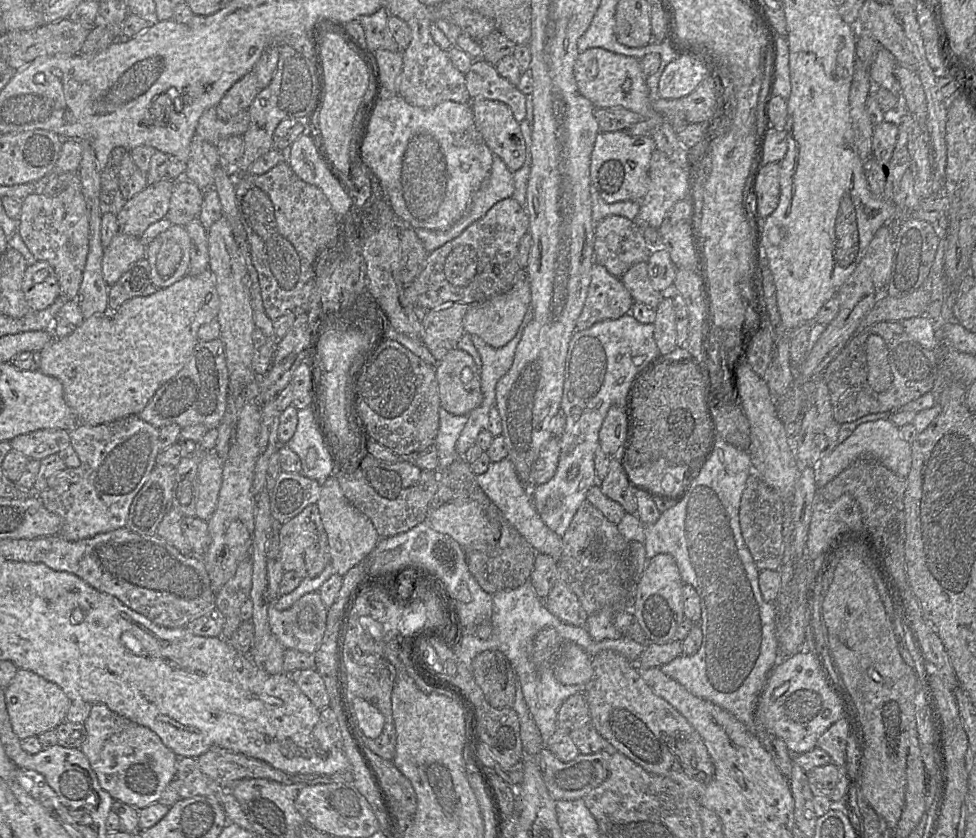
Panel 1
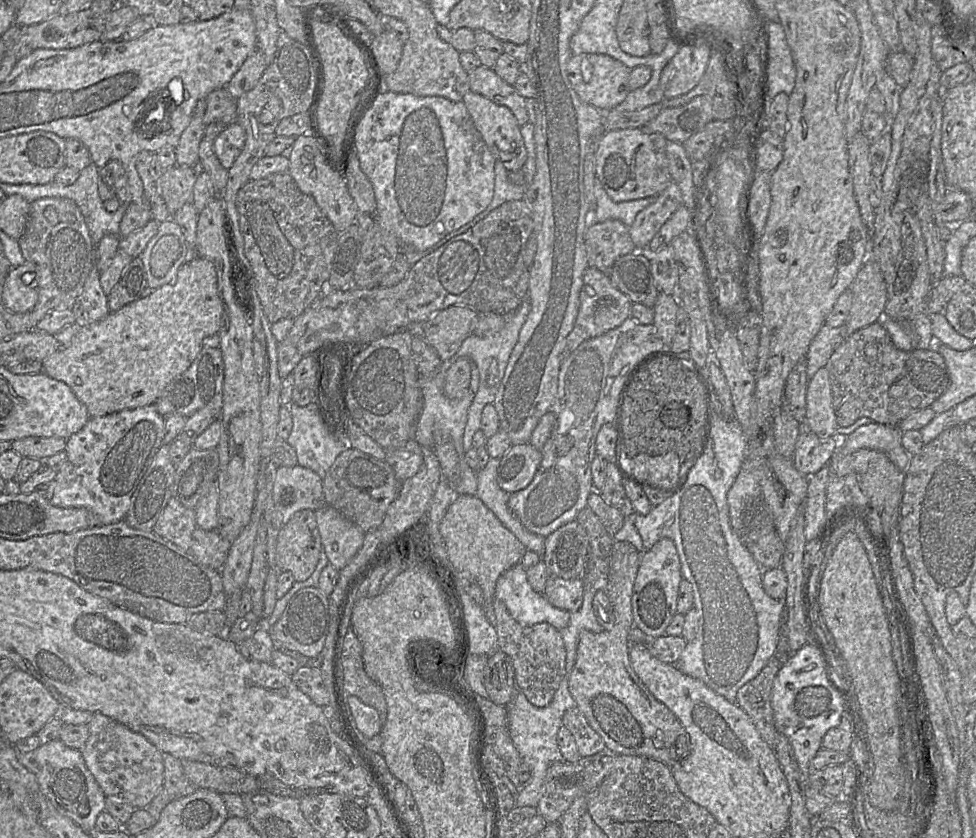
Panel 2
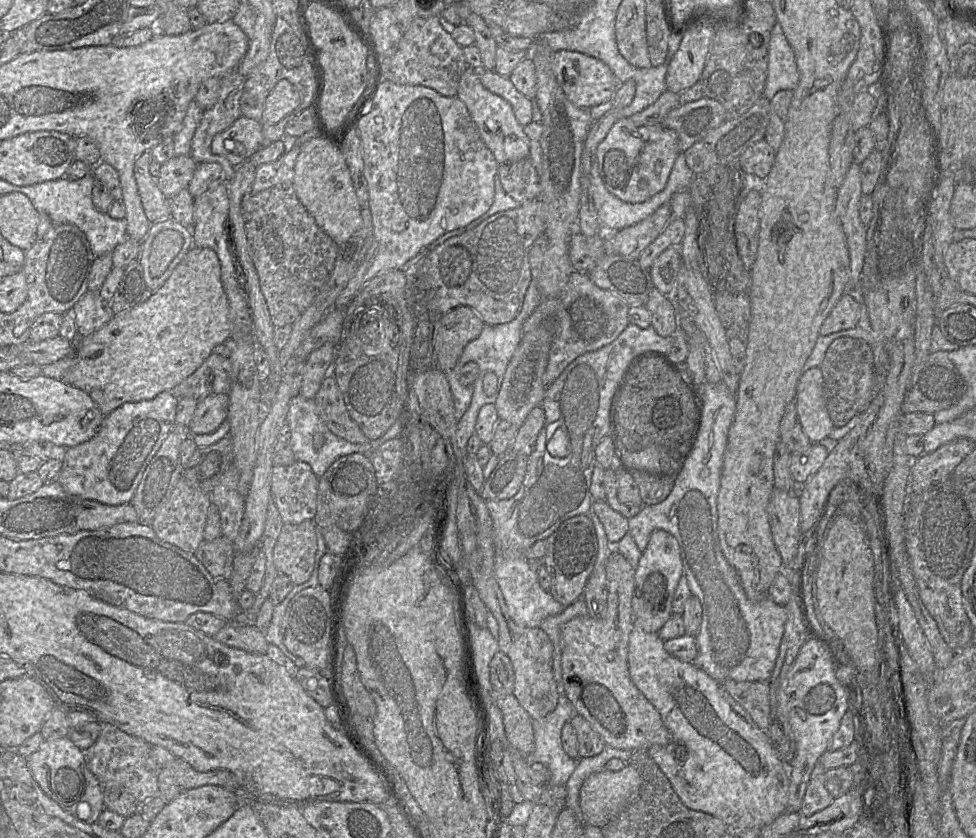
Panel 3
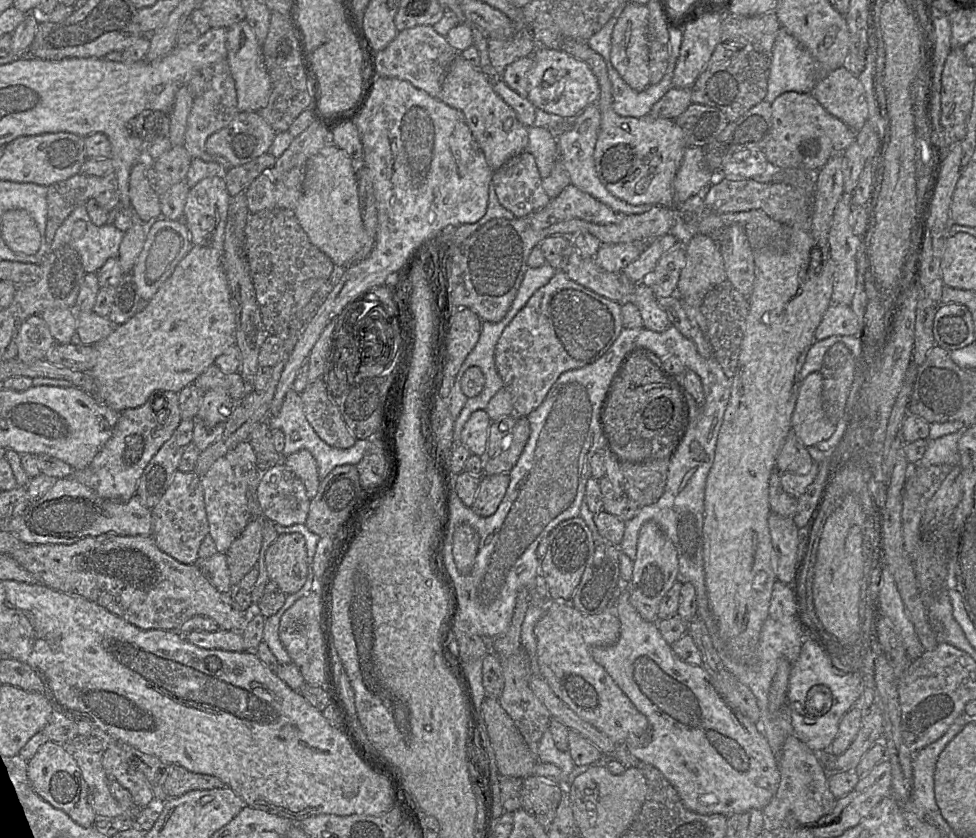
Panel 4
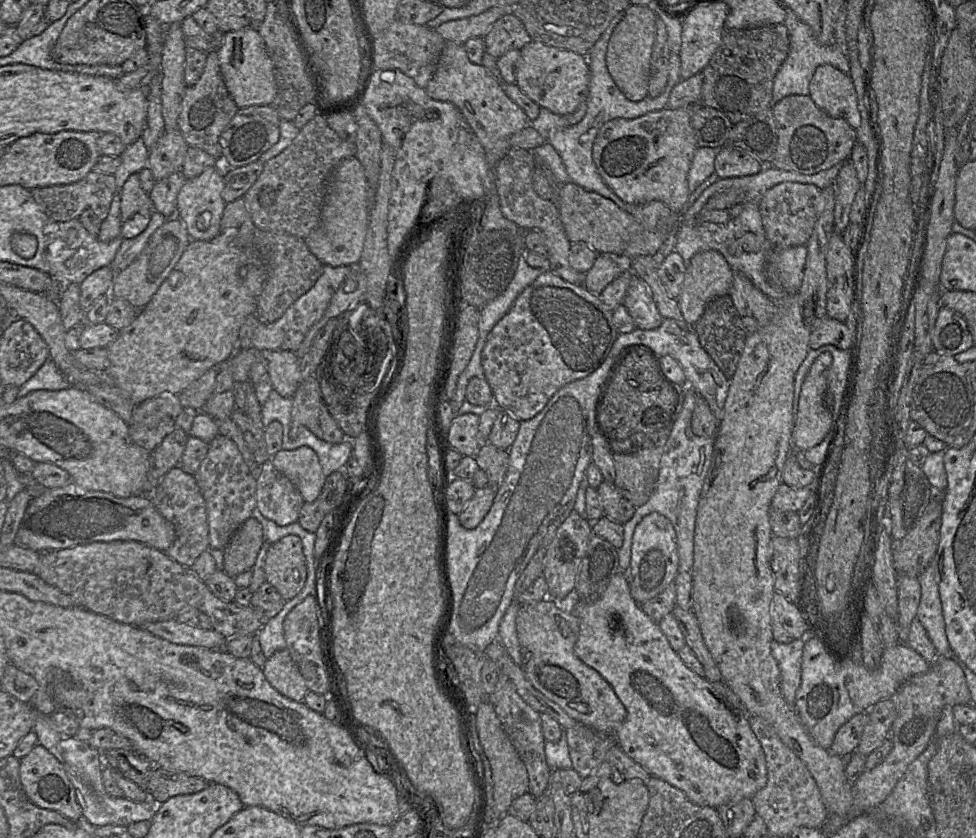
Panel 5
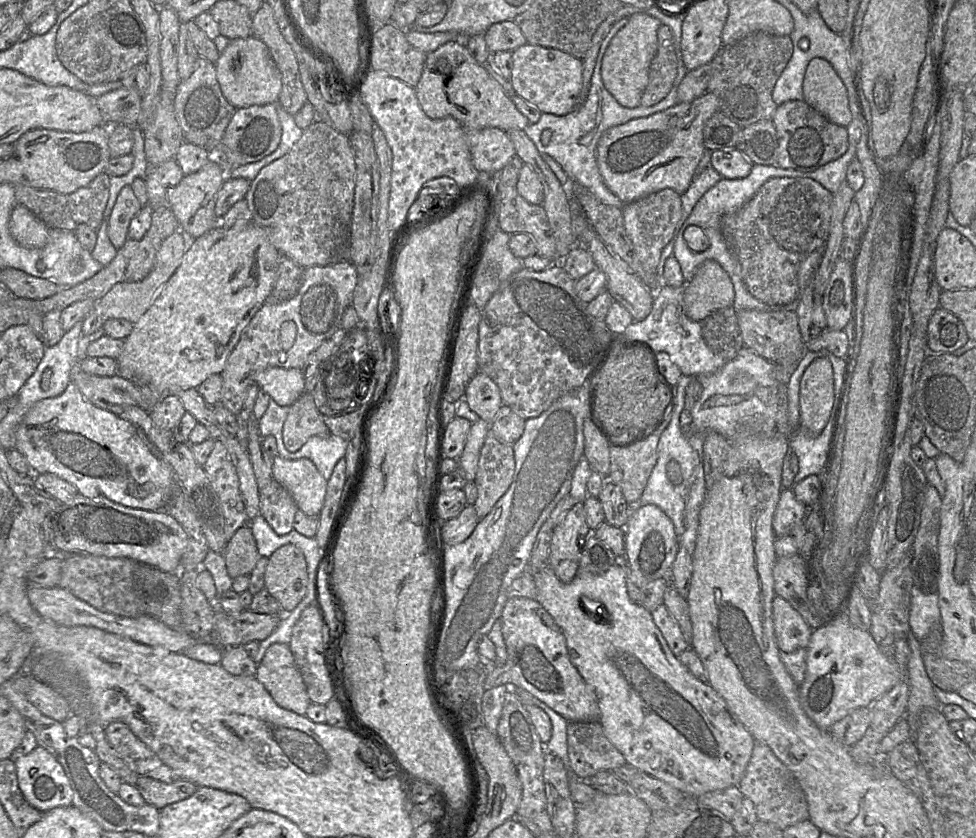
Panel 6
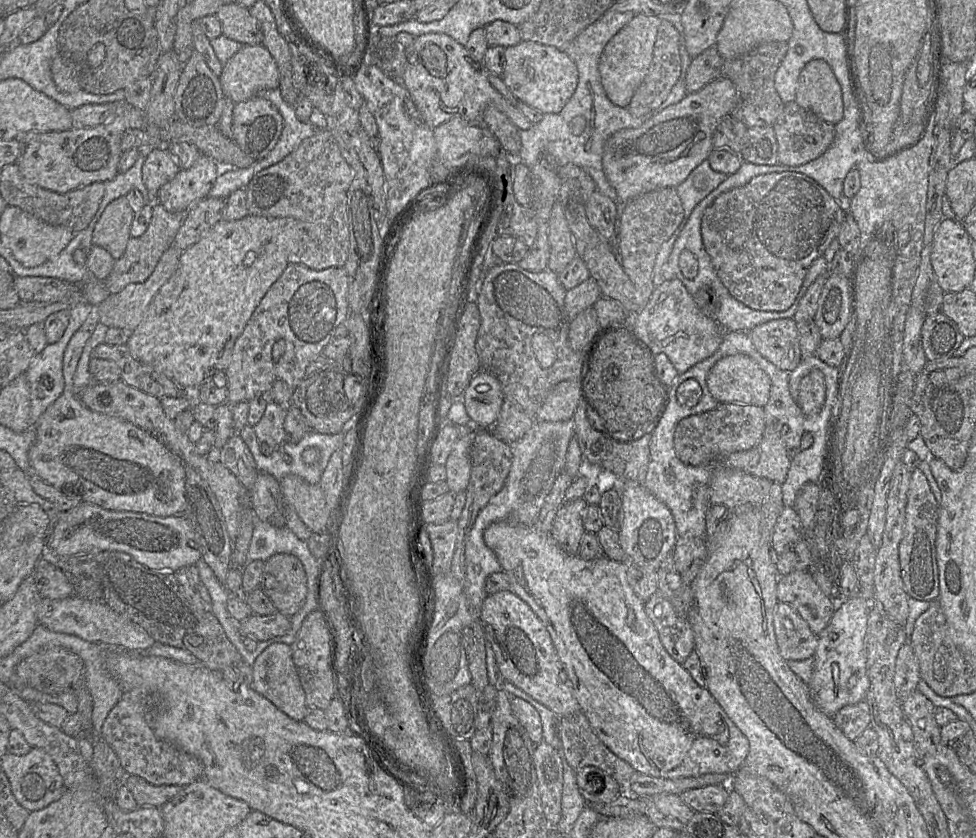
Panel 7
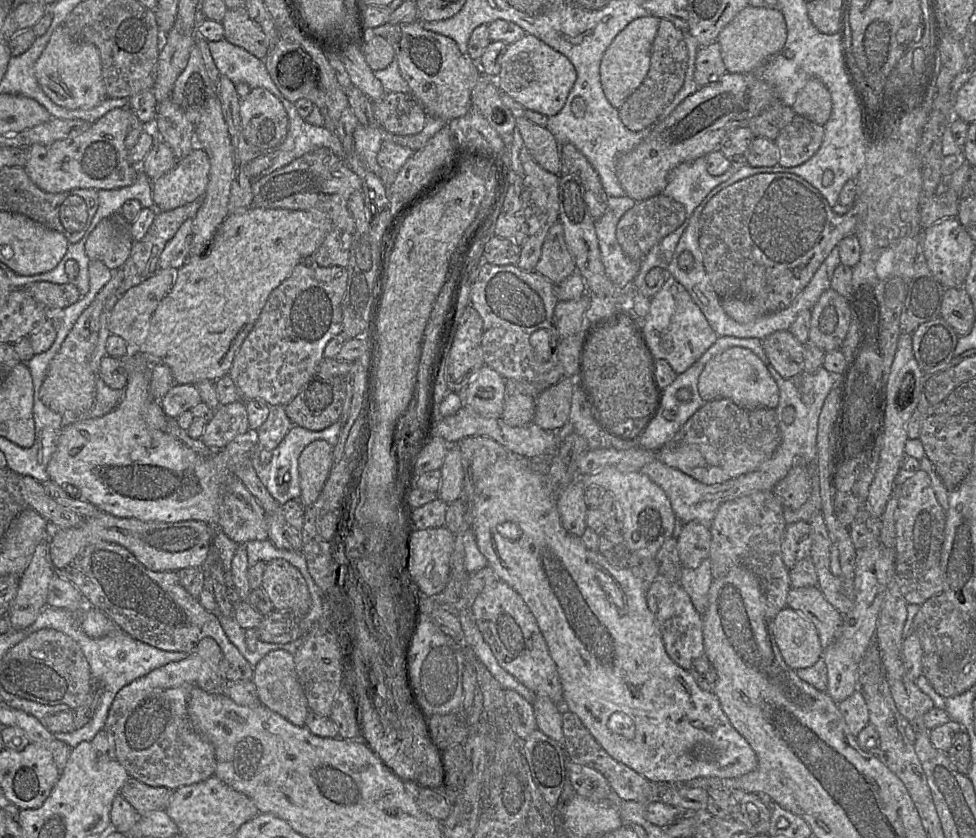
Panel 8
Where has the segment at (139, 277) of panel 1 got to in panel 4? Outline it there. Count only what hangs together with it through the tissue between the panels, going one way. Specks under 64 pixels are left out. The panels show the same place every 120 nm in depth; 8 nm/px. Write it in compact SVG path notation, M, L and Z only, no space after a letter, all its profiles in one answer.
M132 273L123 274L115 288L109 320L115 326L125 323L140 310L140 299Z

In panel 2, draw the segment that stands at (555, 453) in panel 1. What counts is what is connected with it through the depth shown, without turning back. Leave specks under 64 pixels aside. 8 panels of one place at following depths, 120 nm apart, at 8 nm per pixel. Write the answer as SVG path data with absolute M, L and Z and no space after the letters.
M529 443L512 445L499 459L496 480L511 494L526 488L533 480L542 460L541 450Z

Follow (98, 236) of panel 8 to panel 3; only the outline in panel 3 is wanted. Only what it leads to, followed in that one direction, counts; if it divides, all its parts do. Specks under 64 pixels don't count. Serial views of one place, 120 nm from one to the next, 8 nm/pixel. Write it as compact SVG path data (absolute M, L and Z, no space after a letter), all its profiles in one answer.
M146 151L136 160L134 168L138 193L151 224L171 217L169 199L161 192L150 174L149 166L152 160L151 151Z

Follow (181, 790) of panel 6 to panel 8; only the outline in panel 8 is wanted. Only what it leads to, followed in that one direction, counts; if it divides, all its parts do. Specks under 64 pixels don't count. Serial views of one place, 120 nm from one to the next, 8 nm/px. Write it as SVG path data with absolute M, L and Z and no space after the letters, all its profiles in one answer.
M129 777L119 794L129 802L141 817L155 810L165 810L173 791L165 787L152 787Z

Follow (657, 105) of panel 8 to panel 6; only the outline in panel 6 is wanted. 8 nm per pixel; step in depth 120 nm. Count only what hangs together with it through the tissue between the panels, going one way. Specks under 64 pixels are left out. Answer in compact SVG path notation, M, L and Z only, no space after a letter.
M661 24L657 39L657 51L650 64L648 84L640 100L640 105L644 107L654 106L663 100L673 87L677 75L677 57L671 29Z

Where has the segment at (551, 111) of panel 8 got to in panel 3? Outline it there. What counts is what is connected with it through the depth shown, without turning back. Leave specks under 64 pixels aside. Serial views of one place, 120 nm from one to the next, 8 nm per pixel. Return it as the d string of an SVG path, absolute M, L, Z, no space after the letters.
M576 51L554 52L552 54L552 70L568 100L581 108L591 108L611 101L621 85L607 64Z

